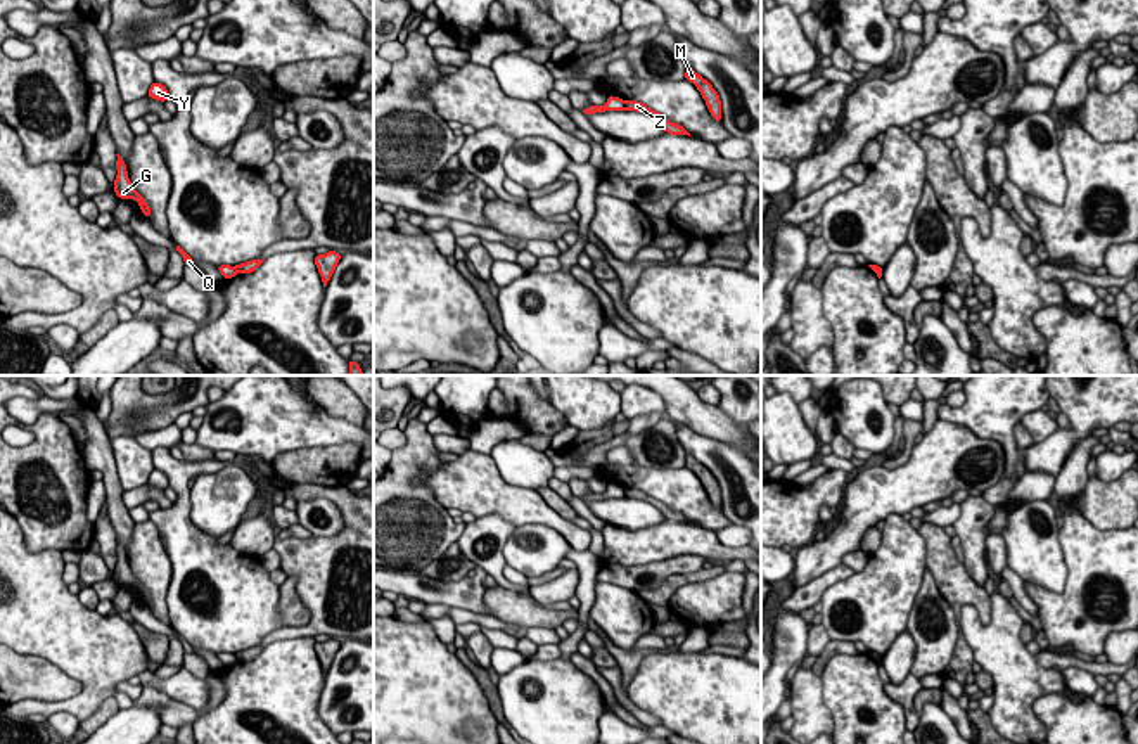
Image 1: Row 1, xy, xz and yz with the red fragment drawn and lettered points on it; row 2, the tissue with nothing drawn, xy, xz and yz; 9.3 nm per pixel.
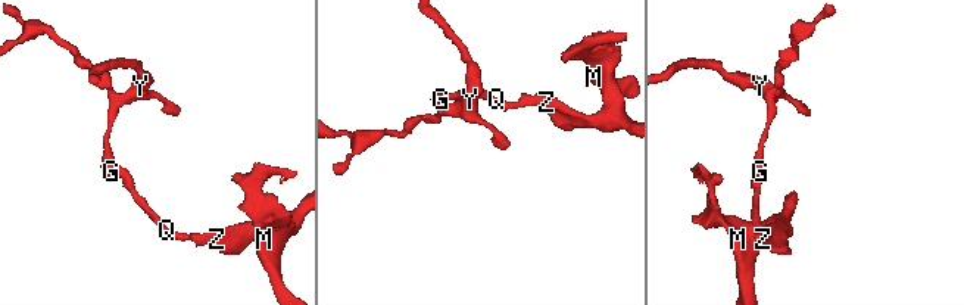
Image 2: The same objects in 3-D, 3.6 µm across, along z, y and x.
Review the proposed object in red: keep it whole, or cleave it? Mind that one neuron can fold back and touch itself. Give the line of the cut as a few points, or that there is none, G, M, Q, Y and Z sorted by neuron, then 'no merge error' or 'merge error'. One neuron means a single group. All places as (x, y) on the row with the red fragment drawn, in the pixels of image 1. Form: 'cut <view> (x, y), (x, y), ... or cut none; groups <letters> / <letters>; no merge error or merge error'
cut xz (623, 101), (625, 108); groups G Q Y / M Z; merge error

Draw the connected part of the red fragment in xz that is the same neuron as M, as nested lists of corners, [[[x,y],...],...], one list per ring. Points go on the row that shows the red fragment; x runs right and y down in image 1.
[[[687,66],[685,80],[697,87],[714,121],[721,123],[721,100],[713,85],[697,74],[690,66]]]

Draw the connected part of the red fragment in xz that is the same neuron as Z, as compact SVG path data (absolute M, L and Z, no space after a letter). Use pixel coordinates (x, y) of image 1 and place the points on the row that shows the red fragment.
M624 100L624 109L643 112L643 114L654 118L664 128L664 131L669 135L688 135L690 137L690 133L681 125L671 123L666 116L652 111L650 107L647 107L642 102Z

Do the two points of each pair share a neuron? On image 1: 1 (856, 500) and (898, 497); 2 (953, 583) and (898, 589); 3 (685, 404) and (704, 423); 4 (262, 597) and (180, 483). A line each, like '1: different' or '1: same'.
1: same
2: different
3: same
4: same

